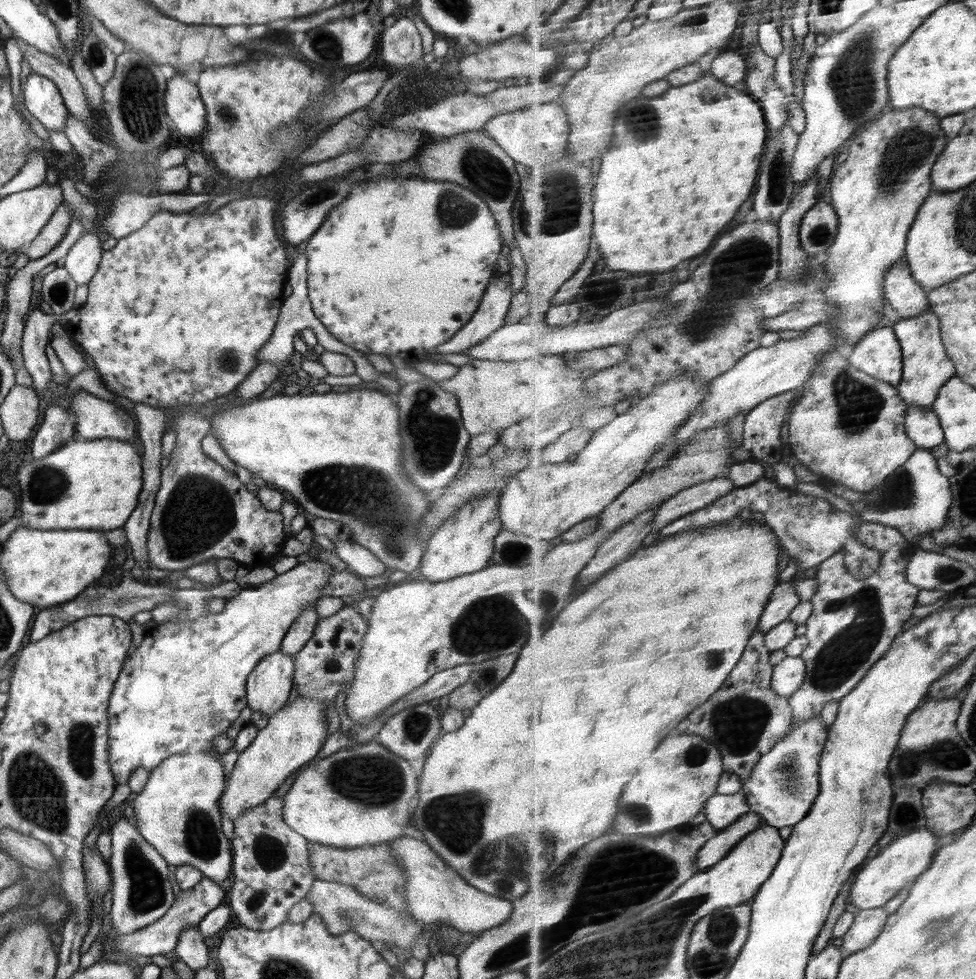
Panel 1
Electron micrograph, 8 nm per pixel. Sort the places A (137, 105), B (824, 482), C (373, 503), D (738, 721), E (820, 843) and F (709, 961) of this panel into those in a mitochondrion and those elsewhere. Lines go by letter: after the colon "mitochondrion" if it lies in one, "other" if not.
A: mitochondrion
B: other
C: mitochondrion
D: mitochondrion
E: other
F: mitochondrion

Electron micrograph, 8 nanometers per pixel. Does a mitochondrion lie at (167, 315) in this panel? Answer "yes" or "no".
no

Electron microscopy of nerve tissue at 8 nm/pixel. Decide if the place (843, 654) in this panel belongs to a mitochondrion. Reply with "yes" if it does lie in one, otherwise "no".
yes

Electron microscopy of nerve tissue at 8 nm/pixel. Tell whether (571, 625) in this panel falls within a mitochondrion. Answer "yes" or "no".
no

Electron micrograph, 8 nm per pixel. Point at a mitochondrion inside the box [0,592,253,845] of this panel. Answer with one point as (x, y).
(36, 787)

